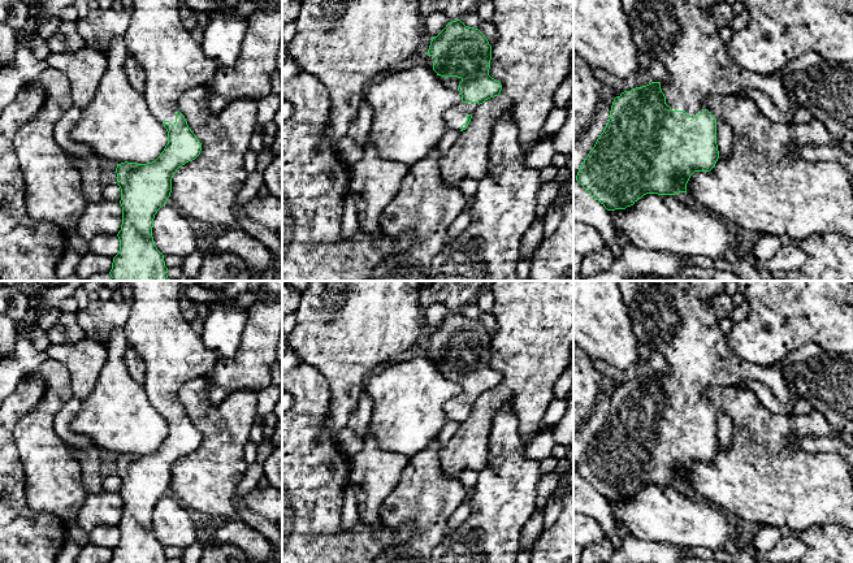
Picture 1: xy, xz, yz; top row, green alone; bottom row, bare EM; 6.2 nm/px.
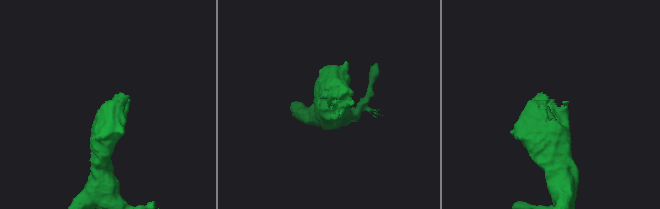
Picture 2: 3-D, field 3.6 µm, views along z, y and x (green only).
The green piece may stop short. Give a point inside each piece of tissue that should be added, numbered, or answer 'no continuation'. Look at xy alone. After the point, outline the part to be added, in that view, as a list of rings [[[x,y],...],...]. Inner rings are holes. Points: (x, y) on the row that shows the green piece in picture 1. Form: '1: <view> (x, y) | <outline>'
1: xy (173, 61) | [[[133,0],[130,22],[122,35],[127,51],[144,68],[143,92],[151,112],[161,121],[176,122],[178,100],[189,90],[212,81],[218,65],[207,57],[179,16],[181,0]]]

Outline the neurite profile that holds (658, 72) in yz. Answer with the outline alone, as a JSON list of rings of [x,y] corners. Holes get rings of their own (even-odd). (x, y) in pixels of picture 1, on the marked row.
[[[640,53],[640,70],[625,78],[616,78],[602,69],[594,69],[592,66],[590,70],[602,85],[612,87],[619,94],[646,86],[651,82],[664,83],[671,81],[666,66],[659,60],[650,59],[645,53]]]

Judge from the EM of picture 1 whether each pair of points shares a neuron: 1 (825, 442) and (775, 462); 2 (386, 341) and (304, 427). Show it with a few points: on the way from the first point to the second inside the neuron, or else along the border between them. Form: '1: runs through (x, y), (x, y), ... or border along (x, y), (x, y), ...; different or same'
1: border along (795, 445), (808, 451), (834, 453); different
2: border along (317, 372), (329, 388), (324, 421), (328, 429); different

